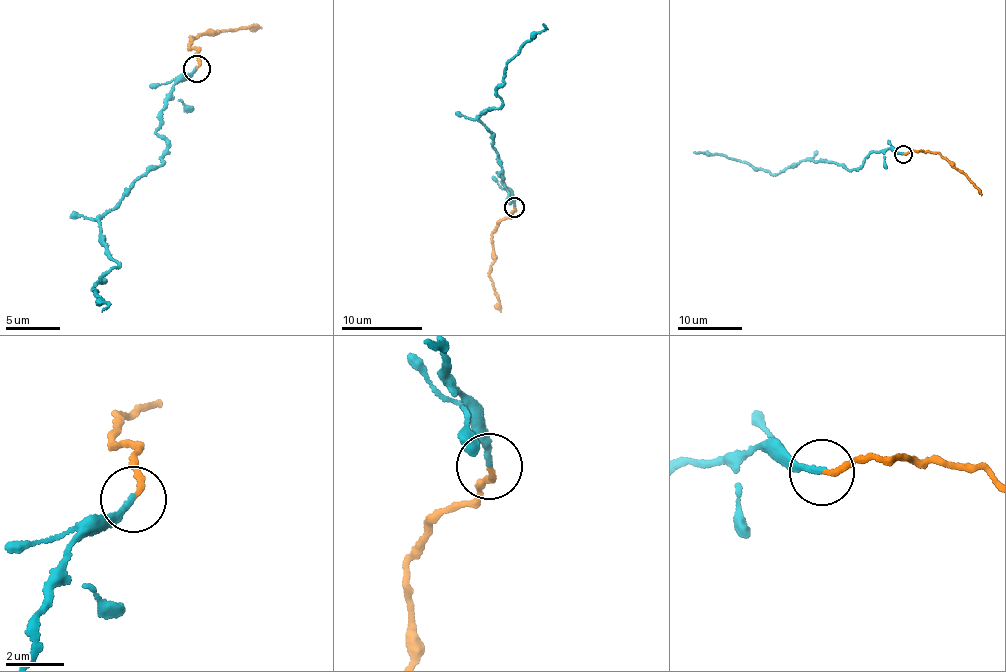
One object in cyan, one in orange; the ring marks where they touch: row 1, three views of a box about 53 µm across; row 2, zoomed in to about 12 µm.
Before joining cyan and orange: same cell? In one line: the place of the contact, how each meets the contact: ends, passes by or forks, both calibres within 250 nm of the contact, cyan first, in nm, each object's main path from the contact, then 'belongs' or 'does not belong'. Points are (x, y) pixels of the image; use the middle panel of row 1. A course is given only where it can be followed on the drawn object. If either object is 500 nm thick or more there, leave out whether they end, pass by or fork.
place (514, 207); cyan ends; orange ends; calibres 200 and 180 nm; course cyan (515, 207), (498, 174), (493, 131), (478, 115), (502, 105), (497, 85), (506, 63), (543, 23); course orange (515, 207), (513, 214), (499, 221), (492, 237), (489, 273), (500, 311); does not belong

